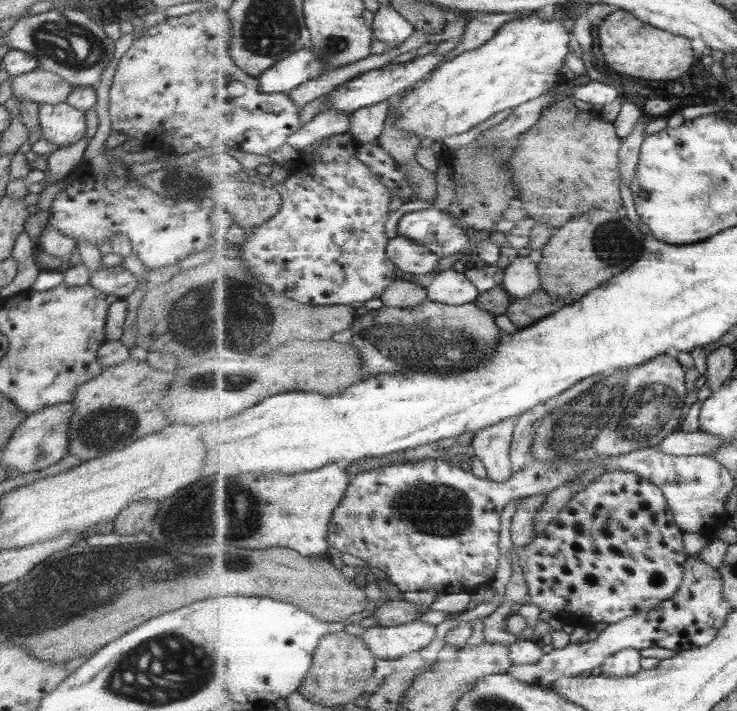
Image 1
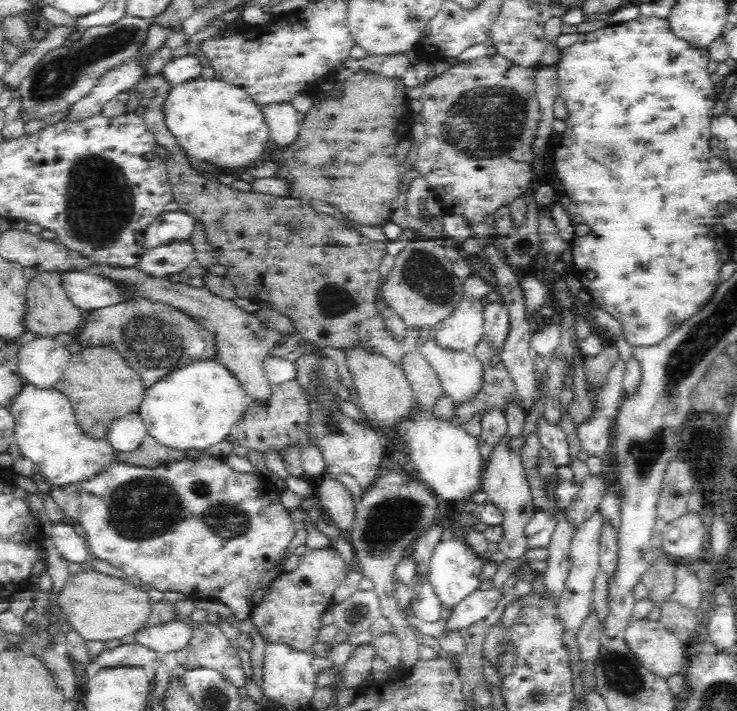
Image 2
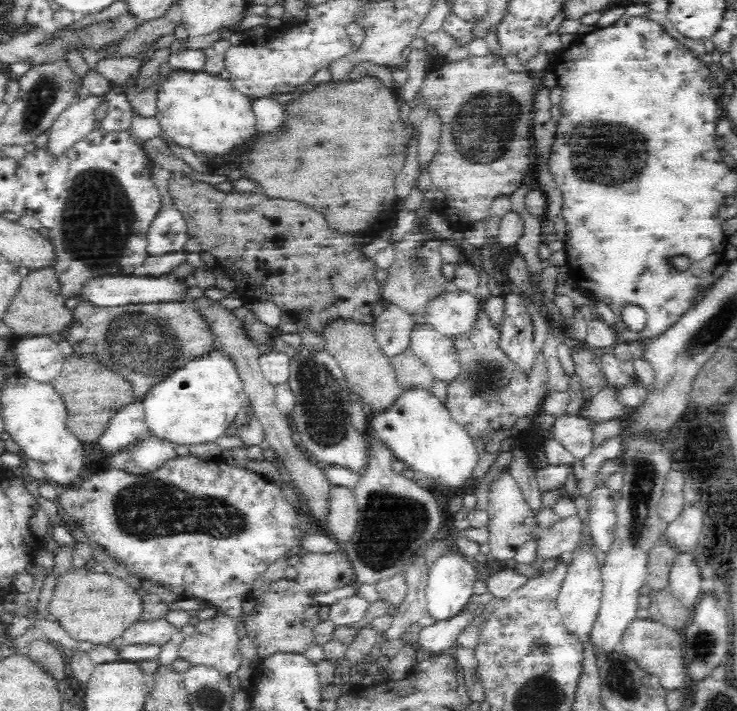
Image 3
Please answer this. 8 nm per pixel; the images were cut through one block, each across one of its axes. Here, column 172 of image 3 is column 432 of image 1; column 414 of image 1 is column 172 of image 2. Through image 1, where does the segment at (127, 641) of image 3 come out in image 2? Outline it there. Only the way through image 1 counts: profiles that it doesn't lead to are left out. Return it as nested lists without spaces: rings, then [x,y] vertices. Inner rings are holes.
[[[176,619],[158,626],[142,627],[136,633],[136,643],[145,646],[159,657],[167,652],[178,652],[185,649],[193,635],[188,620]]]

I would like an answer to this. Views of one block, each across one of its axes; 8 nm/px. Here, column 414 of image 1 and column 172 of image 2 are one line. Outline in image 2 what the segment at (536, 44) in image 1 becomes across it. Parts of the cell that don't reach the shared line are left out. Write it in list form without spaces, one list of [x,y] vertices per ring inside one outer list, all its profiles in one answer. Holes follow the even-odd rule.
[[[198,78],[192,82],[172,87],[170,94],[164,100],[164,118],[168,129],[172,131],[186,154],[190,154],[196,160],[210,162],[213,167],[249,168],[256,162],[268,159],[268,156],[277,149],[270,137],[270,129],[262,108],[250,98],[243,88],[232,86],[222,80]]]

